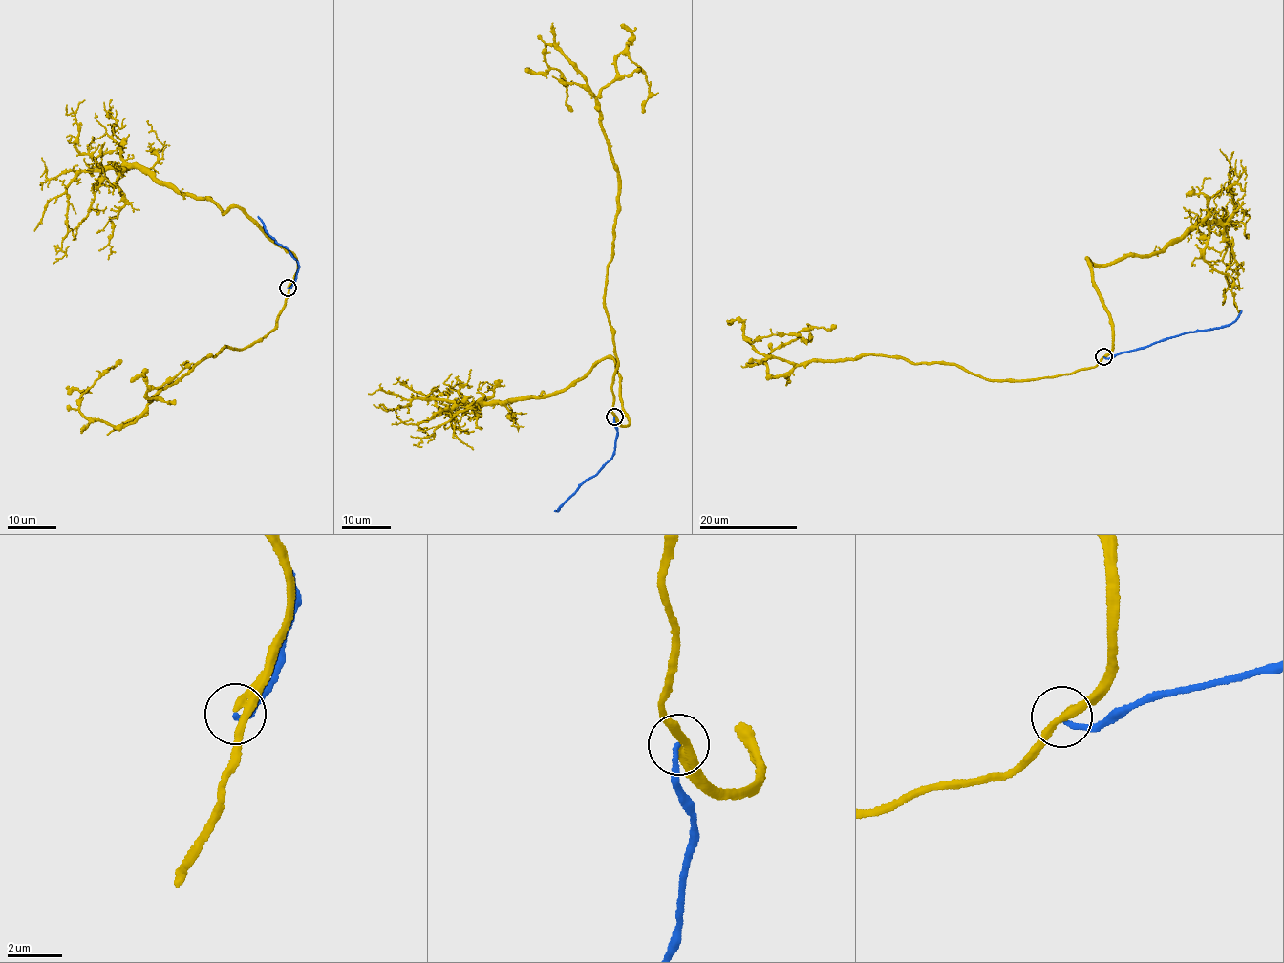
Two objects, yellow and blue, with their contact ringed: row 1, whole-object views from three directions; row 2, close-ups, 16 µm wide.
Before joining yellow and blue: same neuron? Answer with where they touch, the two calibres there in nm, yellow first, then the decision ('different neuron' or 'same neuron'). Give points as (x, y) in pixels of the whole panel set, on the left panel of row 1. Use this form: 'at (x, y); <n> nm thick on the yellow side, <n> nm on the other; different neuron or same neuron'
at (288, 288); 260 nm thick on the yellow side, 180 nm on the other; same neuron

